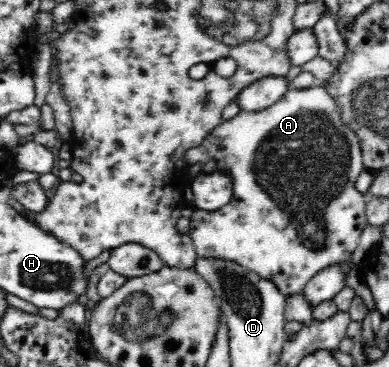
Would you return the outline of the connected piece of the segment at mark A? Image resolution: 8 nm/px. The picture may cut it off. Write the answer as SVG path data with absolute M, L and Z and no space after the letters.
M314 84L308 89L295 89L290 88L282 96L281 100L275 102L261 110L261 112L239 112L231 120L224 121L209 132L209 136L205 138L200 146L187 149L184 152L184 157L189 164L203 160L204 163L209 158L216 158L217 169L227 171L233 179L234 196L231 202L224 208L219 208L215 211L206 211L202 209L193 209L191 214L191 222L189 222L188 236L192 239L193 244L199 258L221 258L222 260L233 260L254 272L257 272L261 277L271 279L277 288L285 295L294 295L301 293L304 286L323 268L327 268L329 264L335 262L350 260L351 254L357 248L360 240L361 232L368 226L365 221L365 200L364 194L357 192L353 184L357 180L360 172L364 169L362 163L361 149L359 148L358 132L345 126L336 112L336 100L333 100L329 94L325 92L322 85Z

